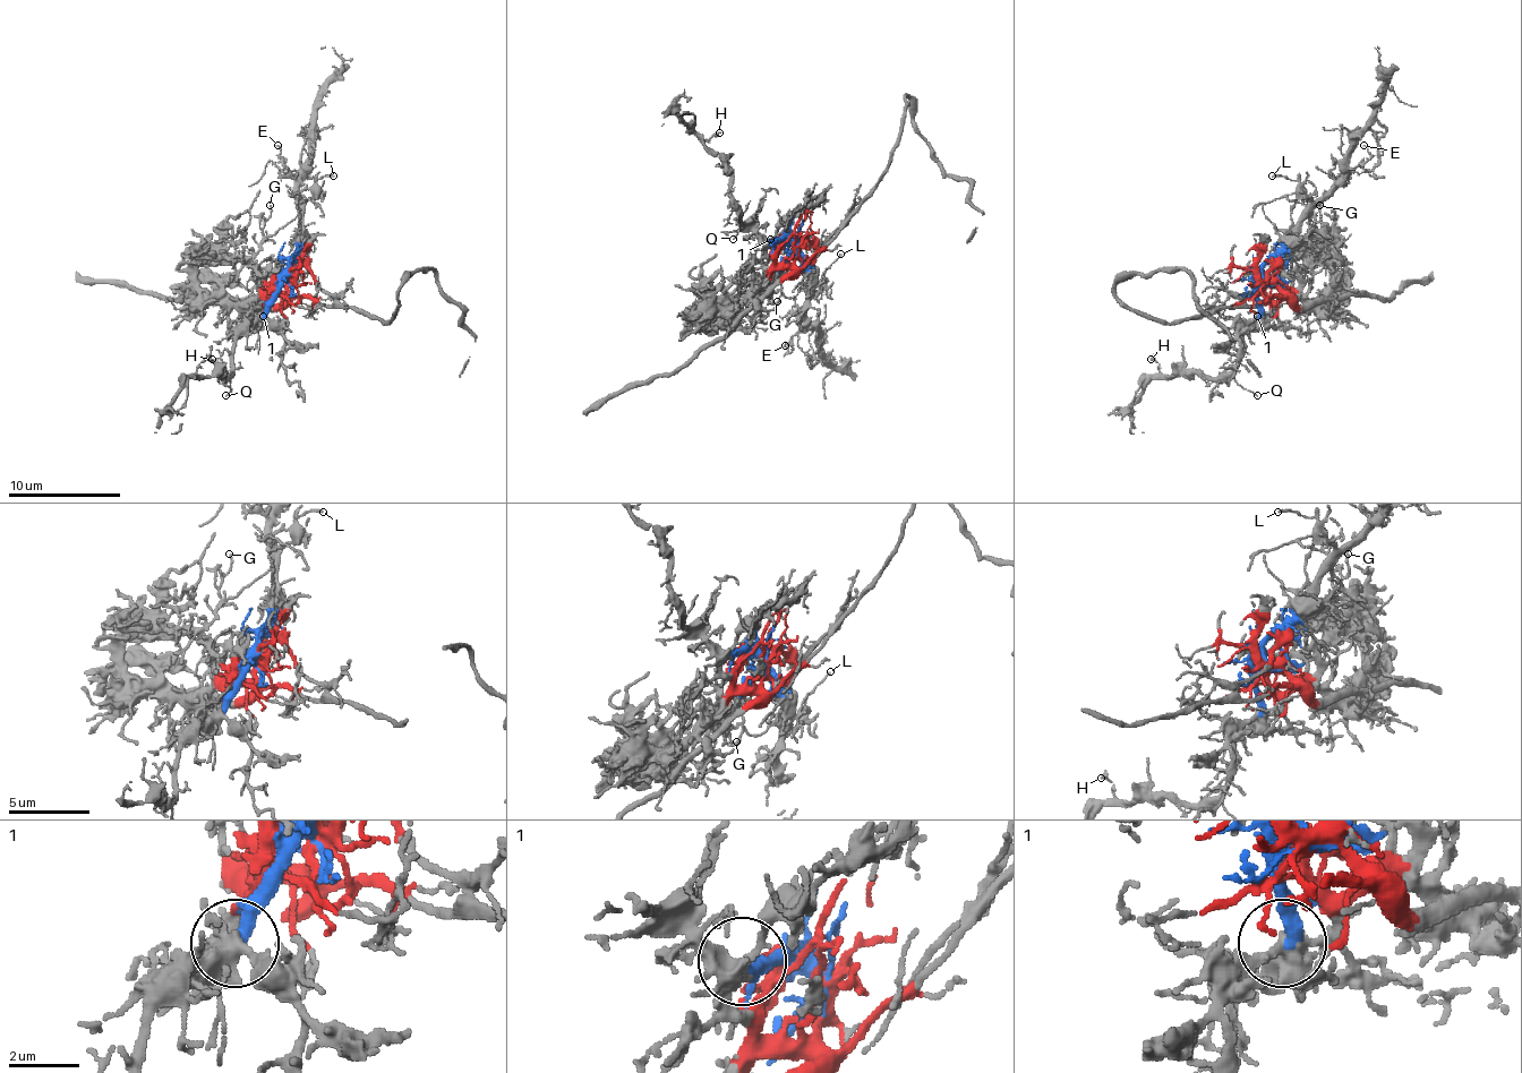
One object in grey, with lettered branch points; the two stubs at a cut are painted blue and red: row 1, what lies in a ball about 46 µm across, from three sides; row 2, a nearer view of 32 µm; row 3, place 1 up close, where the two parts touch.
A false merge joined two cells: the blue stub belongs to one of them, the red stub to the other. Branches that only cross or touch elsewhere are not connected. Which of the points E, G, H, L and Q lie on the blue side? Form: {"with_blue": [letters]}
{"with_blue": ["E", "H", "L", "Q"]}

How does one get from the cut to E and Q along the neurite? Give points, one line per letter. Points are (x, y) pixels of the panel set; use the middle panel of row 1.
E: (793, 248), (795, 245), (806, 269), (806, 312), (804, 326), (787, 351), (784, 345)
Q: (793, 248), (787, 239), (770, 239), (747, 222), (742, 222), (740, 214), (734, 239)

